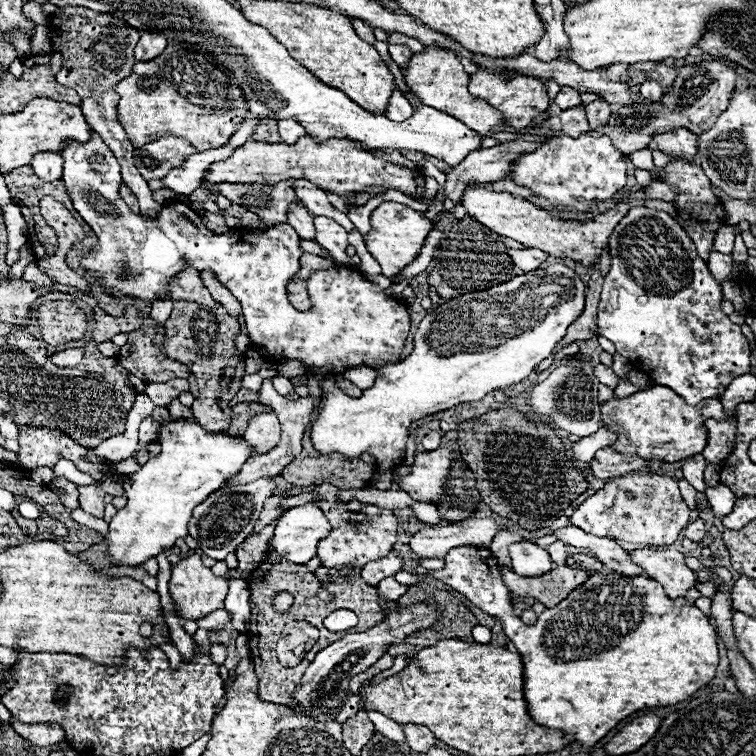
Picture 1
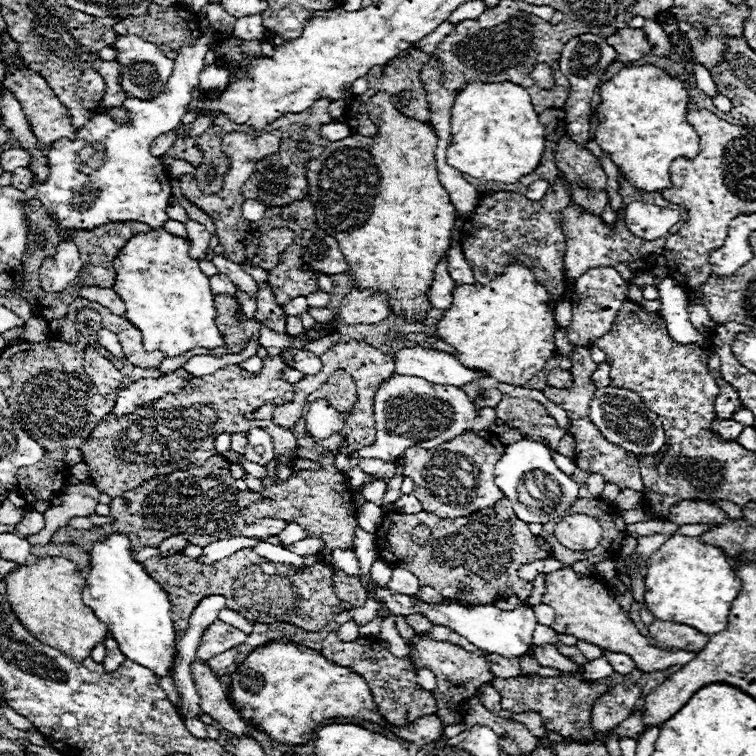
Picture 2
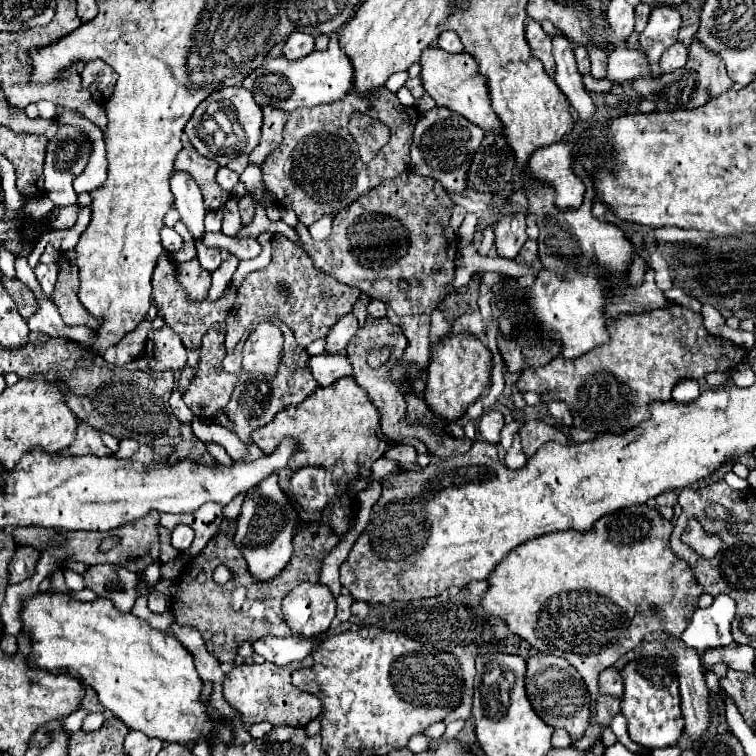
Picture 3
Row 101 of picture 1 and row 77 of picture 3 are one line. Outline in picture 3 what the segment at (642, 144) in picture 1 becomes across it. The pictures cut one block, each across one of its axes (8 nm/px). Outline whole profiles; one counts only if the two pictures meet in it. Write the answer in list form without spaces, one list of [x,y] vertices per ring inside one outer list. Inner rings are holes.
[[[696,36],[694,42],[690,44],[690,58],[686,62],[686,66],[682,70],[670,72],[670,74],[662,74],[660,78],[640,78],[634,82],[634,88],[638,94],[642,94],[646,100],[656,104],[656,110],[660,112],[674,112],[674,110],[692,110],[698,108],[702,104],[706,104],[708,100],[720,96],[722,92],[726,92],[728,88],[734,86],[732,78],[728,78],[726,68],[724,68],[724,60],[720,54],[714,54],[712,50],[708,50]]]

